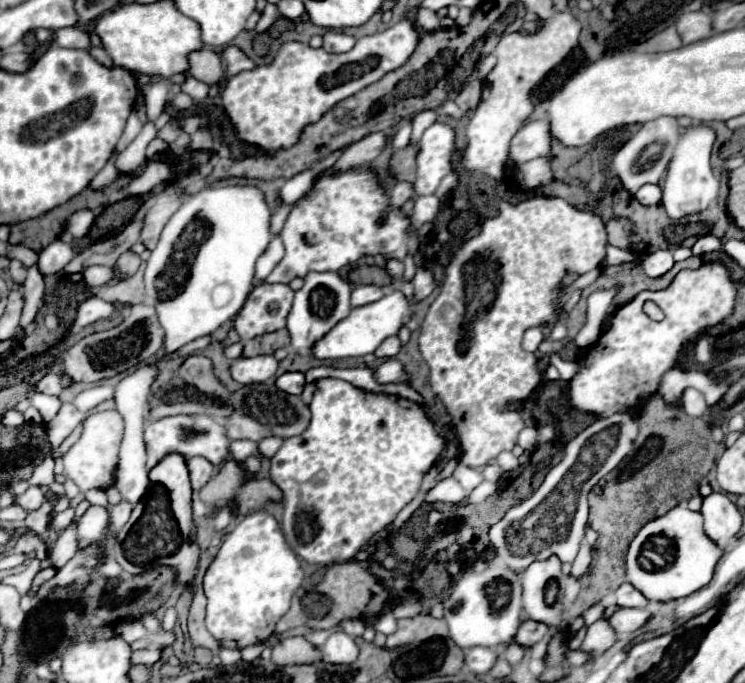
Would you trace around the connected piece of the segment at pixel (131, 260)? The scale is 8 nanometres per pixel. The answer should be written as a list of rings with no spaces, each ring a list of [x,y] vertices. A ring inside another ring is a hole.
[[[127,250],[127,252],[123,252],[123,254],[117,258],[115,270],[119,272],[121,278],[131,278],[131,276],[139,270],[139,266],[141,266],[139,260],[141,260],[141,258],[139,258],[133,250]]]

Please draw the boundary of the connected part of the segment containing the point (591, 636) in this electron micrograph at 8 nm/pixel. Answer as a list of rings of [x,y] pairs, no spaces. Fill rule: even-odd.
[[[597,620],[587,628],[585,640],[581,642],[581,650],[589,652],[593,658],[601,656],[617,642],[617,632],[611,628],[609,620]]]

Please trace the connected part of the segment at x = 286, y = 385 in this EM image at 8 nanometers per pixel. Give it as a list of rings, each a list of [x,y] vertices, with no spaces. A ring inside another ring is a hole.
[[[285,372],[277,378],[277,388],[287,394],[301,394],[305,386],[305,374],[303,372]]]

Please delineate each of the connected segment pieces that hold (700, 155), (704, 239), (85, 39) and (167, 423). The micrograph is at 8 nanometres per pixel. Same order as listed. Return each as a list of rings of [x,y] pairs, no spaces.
[[[693,124],[679,138],[675,154],[669,162],[669,170],[667,170],[667,178],[663,186],[663,198],[661,198],[661,204],[671,218],[699,214],[717,198],[719,180],[713,176],[713,170],[709,166],[713,140],[715,140],[715,132],[709,126],[701,126],[701,124]]]
[[[705,234],[705,236],[699,236],[697,242],[693,244],[693,252],[695,256],[701,256],[705,252],[713,252],[713,250],[719,250],[721,248],[721,240],[717,236],[711,236],[711,234]]]
[[[79,28],[55,30],[53,40],[55,40],[59,46],[65,46],[65,48],[79,48],[79,50],[89,50],[89,48],[91,48],[89,32],[79,30]]]
[[[189,414],[167,416],[167,418],[151,422],[145,428],[143,438],[147,446],[147,466],[149,468],[157,466],[169,454],[183,454],[185,460],[201,456],[209,460],[213,466],[221,466],[231,454],[231,440],[227,436],[225,426],[211,416],[189,416]]]

